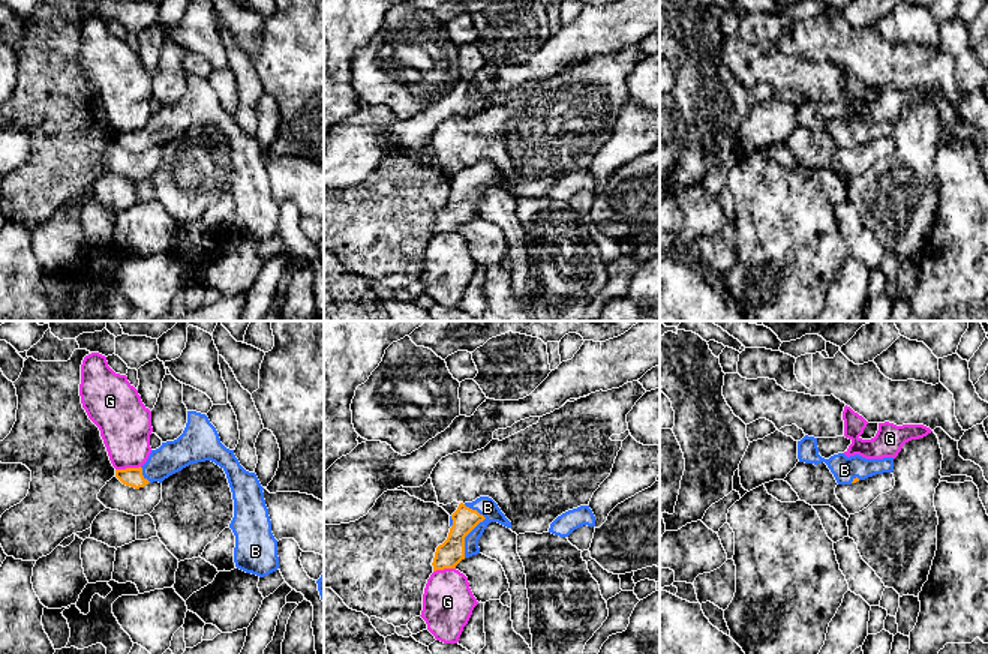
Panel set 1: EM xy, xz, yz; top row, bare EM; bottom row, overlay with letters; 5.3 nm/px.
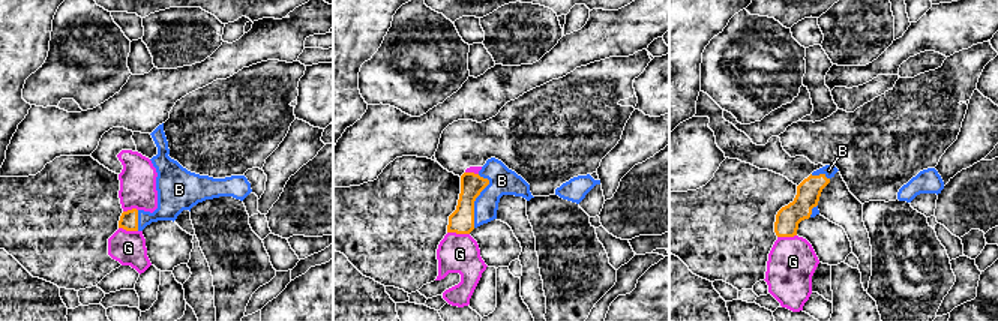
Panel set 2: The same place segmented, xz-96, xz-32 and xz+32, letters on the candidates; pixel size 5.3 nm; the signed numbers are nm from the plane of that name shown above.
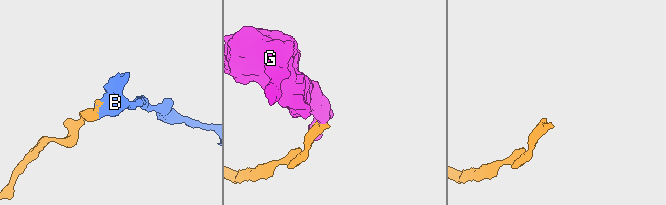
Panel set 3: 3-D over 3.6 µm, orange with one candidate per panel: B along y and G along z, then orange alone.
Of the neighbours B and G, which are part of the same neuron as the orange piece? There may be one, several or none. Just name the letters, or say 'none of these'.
B

